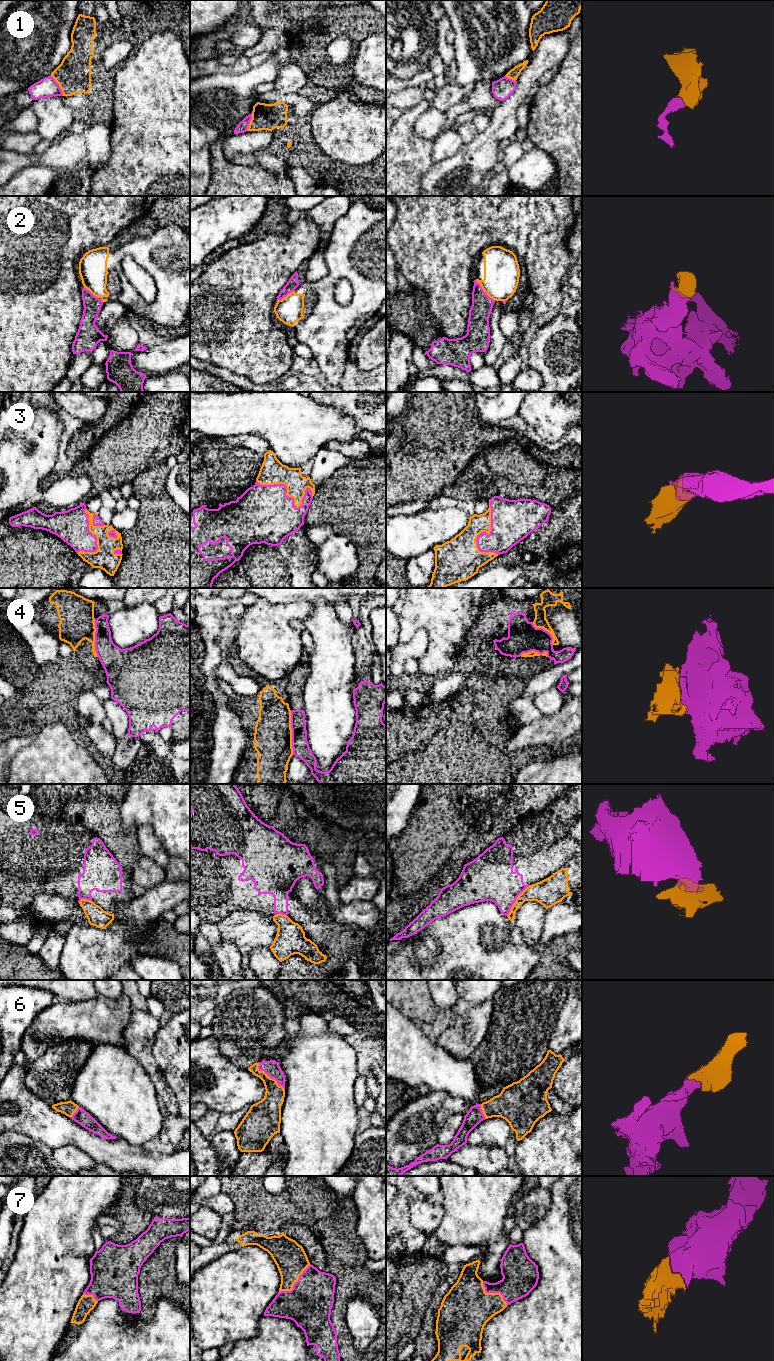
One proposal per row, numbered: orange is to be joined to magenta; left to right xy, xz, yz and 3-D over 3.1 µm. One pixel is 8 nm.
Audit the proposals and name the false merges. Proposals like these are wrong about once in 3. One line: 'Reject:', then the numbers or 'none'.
Reject: 1, 2, 5

